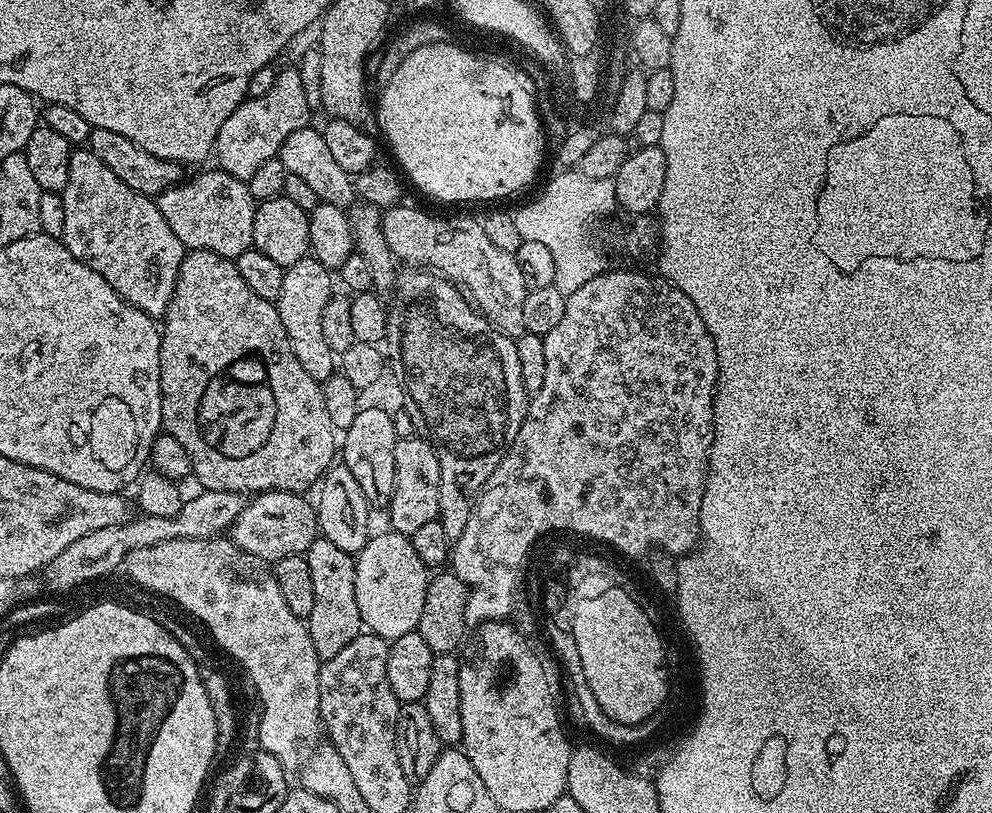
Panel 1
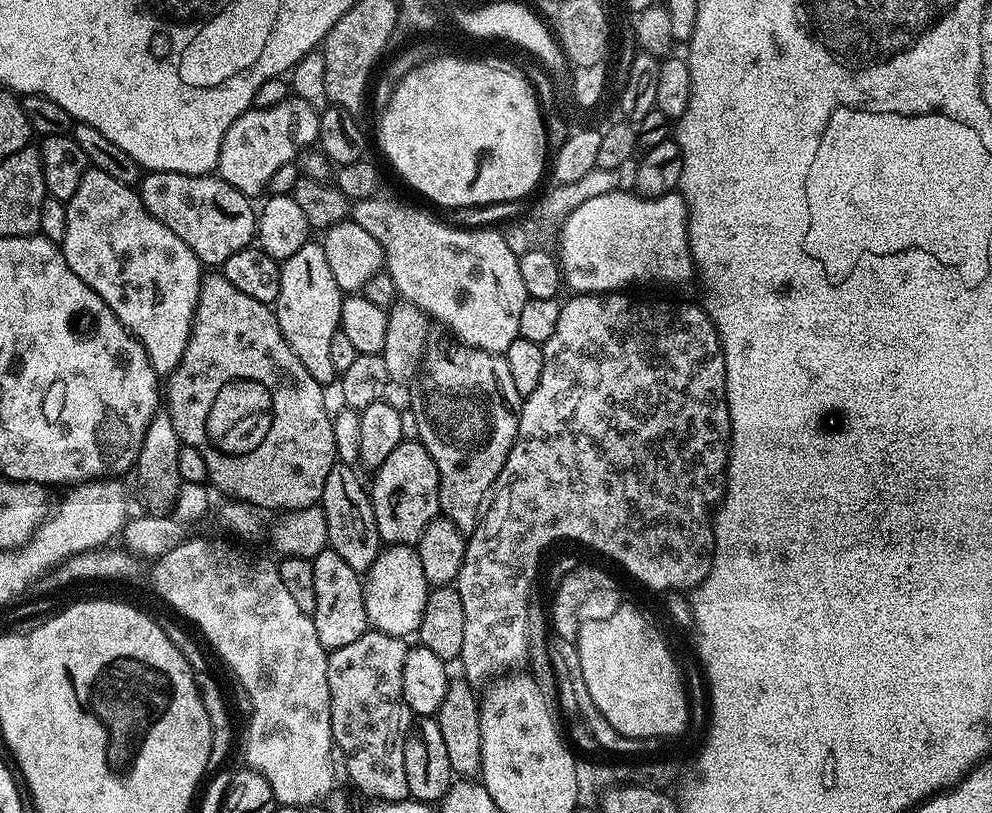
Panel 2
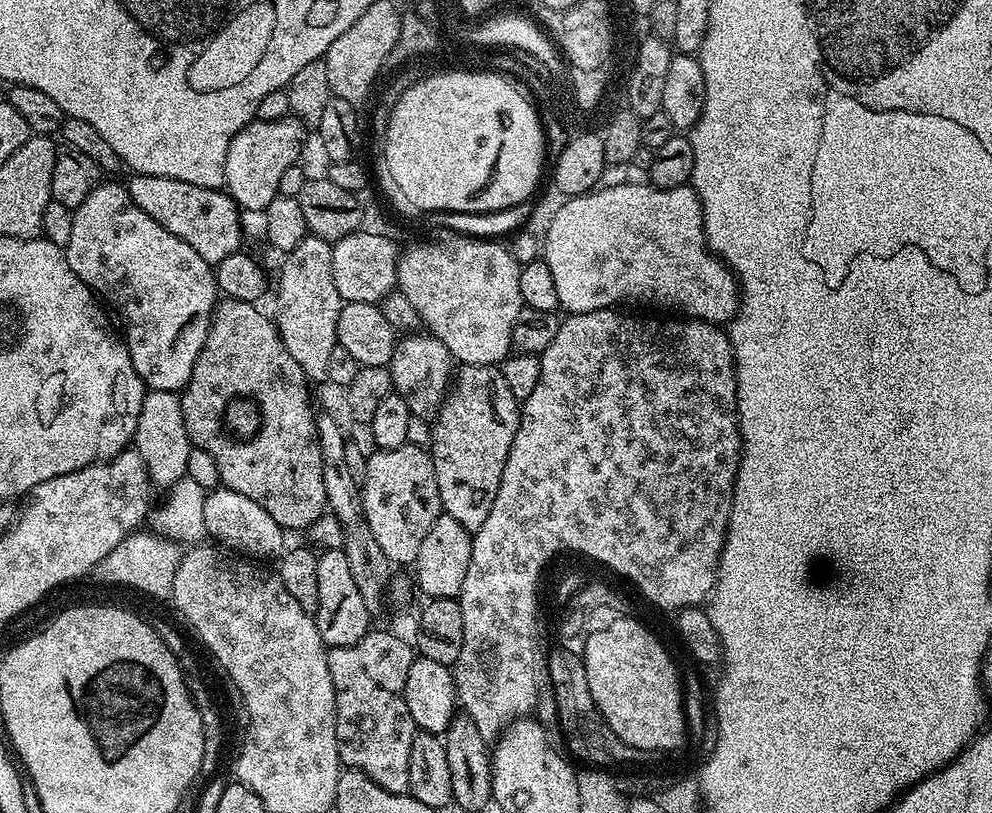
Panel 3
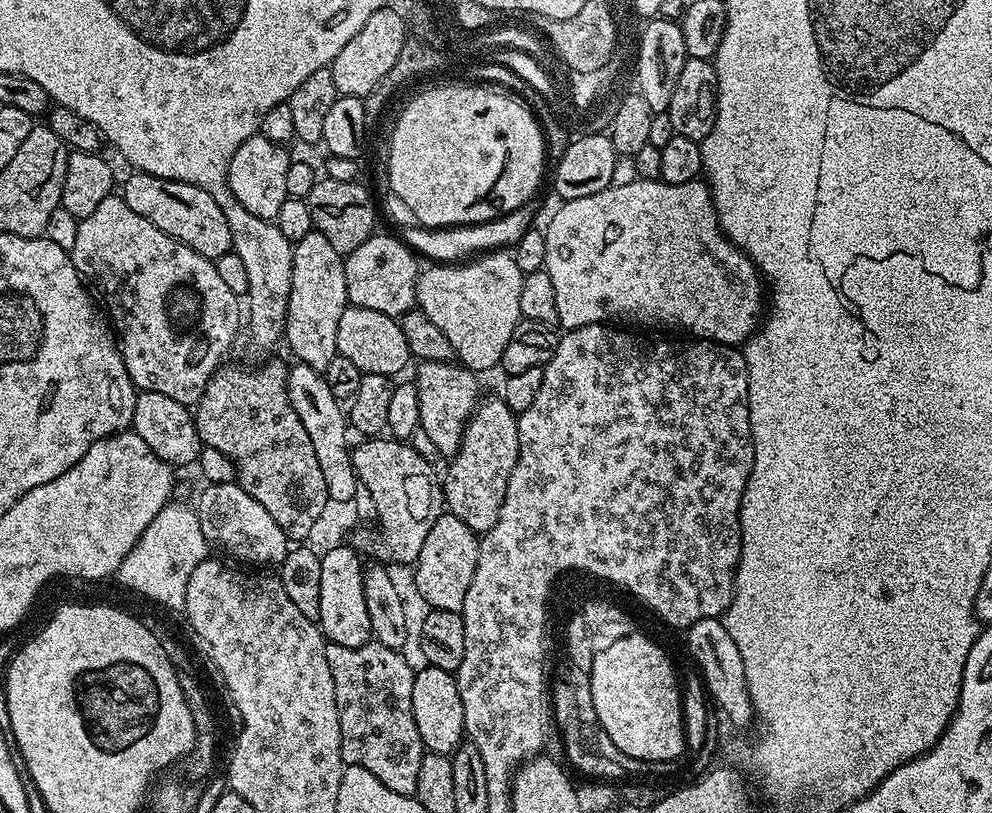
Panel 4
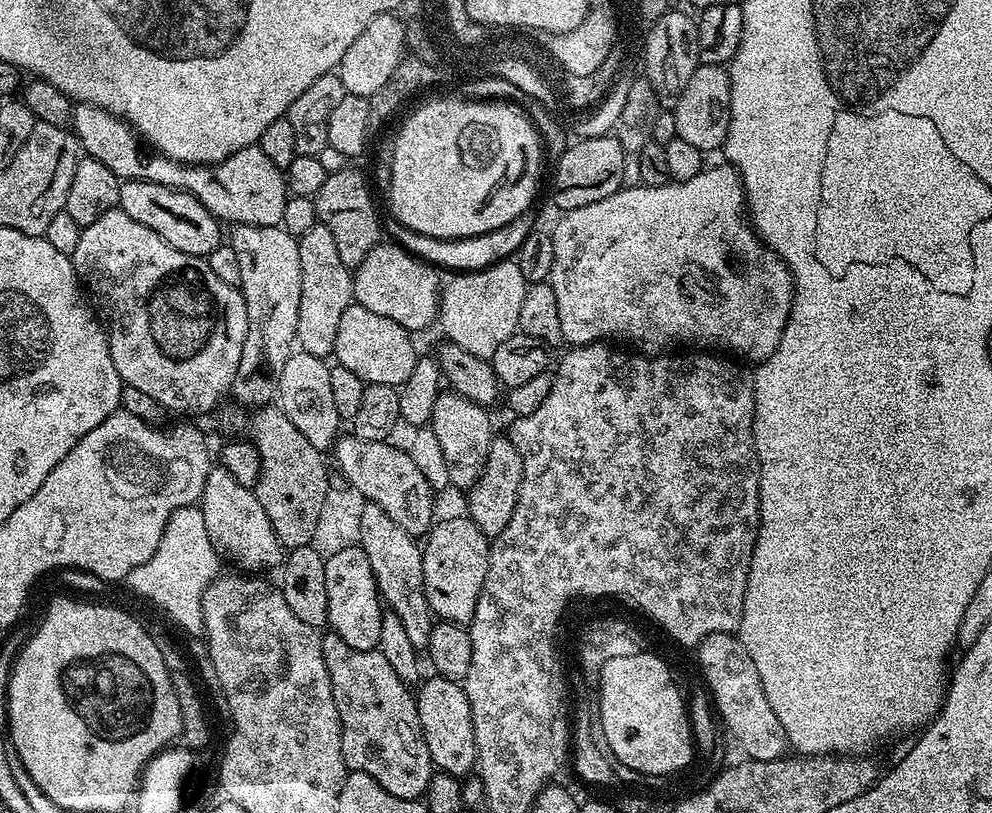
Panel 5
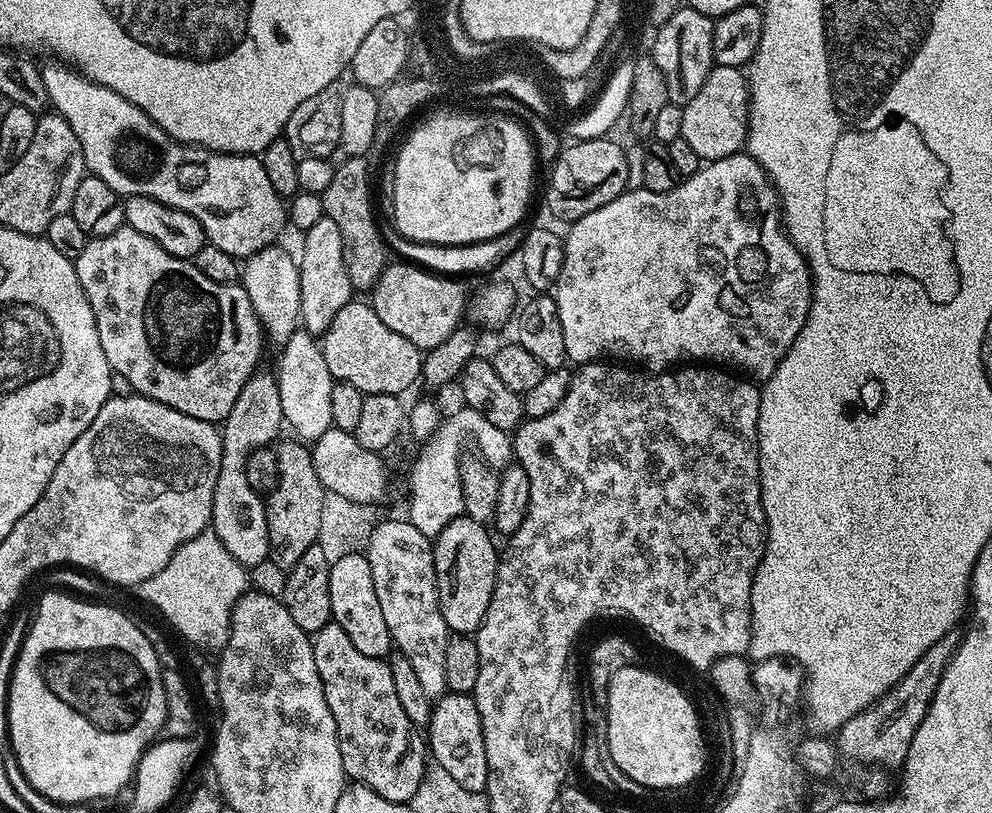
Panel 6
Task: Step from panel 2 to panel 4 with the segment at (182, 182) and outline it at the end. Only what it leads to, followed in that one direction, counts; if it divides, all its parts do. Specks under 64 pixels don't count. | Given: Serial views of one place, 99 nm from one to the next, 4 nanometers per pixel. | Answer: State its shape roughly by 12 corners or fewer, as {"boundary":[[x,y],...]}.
{"boundary":[[132,170],[134,214],[213,262],[232,251],[209,189]]}

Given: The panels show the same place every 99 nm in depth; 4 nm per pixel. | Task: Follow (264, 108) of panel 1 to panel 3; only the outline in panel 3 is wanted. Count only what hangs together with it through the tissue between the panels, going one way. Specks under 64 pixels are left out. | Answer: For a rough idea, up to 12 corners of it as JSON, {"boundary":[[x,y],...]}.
{"boundary":[[255,119],[230,142],[226,188],[263,213],[301,159],[305,121]]}

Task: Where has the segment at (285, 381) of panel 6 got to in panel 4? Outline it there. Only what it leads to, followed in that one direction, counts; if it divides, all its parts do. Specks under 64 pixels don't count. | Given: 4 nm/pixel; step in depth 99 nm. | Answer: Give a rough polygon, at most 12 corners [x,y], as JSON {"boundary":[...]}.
{"boundary":[[299,362],[288,397],[329,500],[353,501],[350,424],[323,375]]}

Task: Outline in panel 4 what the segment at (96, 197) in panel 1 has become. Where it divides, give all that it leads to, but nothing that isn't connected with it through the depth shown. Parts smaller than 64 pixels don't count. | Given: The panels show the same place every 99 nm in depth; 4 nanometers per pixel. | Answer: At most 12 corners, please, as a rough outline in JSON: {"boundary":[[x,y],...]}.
{"boundary":[[113,194],[70,255],[137,389],[195,405],[242,328],[215,263]]}

